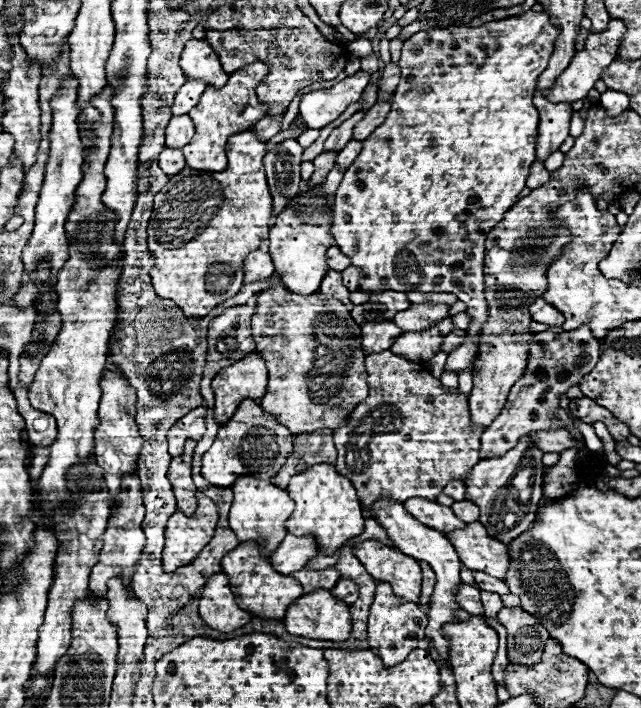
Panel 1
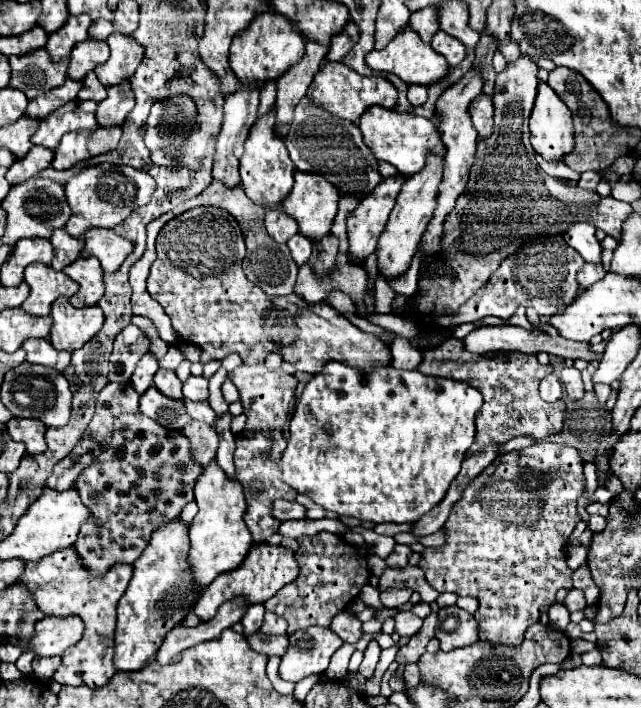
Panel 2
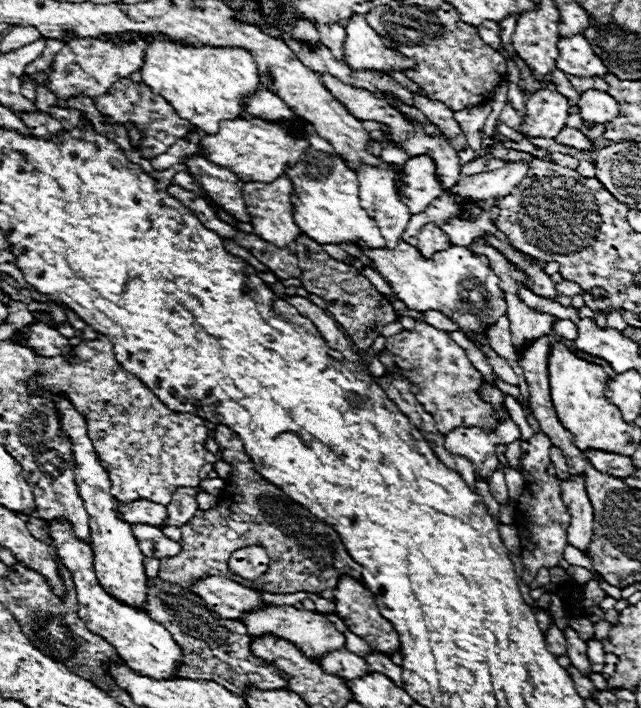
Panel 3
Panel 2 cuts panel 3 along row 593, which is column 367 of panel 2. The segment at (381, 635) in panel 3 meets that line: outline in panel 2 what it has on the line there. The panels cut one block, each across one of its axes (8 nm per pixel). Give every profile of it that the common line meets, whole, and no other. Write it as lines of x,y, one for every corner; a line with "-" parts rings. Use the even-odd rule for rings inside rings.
196,206
166,222
166,226
160,230
156,238
156,254
158,258
150,266
148,294
170,316
174,332
182,340
202,348
202,364
214,358
222,360
230,352
238,352
244,364
254,366
254,364
262,364
268,354
276,352
286,362
290,362
296,370
316,374
320,372
322,364
328,360
340,360
364,372
378,366
388,366
392,360
390,348
380,338
358,330
352,322
348,322
340,312
336,312
326,302
308,304
304,298
296,294
268,296
266,292
262,292
260,286
252,284
242,270
242,260
246,256
242,228
236,222
236,218
224,208

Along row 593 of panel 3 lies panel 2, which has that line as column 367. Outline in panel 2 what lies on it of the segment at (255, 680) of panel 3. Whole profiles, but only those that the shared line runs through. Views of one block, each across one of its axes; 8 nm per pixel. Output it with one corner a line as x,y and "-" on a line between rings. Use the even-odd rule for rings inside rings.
302,100
296,106
296,114
286,136
286,148
298,170
330,176
330,182
340,192
364,196
380,182
376,158
362,142
358,126
354,122
340,120
338,116
330,116
330,112
324,112
324,108
312,104
310,100

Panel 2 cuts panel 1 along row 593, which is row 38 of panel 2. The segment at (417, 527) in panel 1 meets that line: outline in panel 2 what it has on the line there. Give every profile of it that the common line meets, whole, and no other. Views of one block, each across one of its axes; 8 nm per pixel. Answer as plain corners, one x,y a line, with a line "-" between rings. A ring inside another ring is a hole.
438,30
438,32
434,34
430,46
432,46
438,54
442,54
450,66
460,64
462,58
464,58
464,54
466,54
466,46
460,44
460,40
448,36
448,34
442,32
442,30

